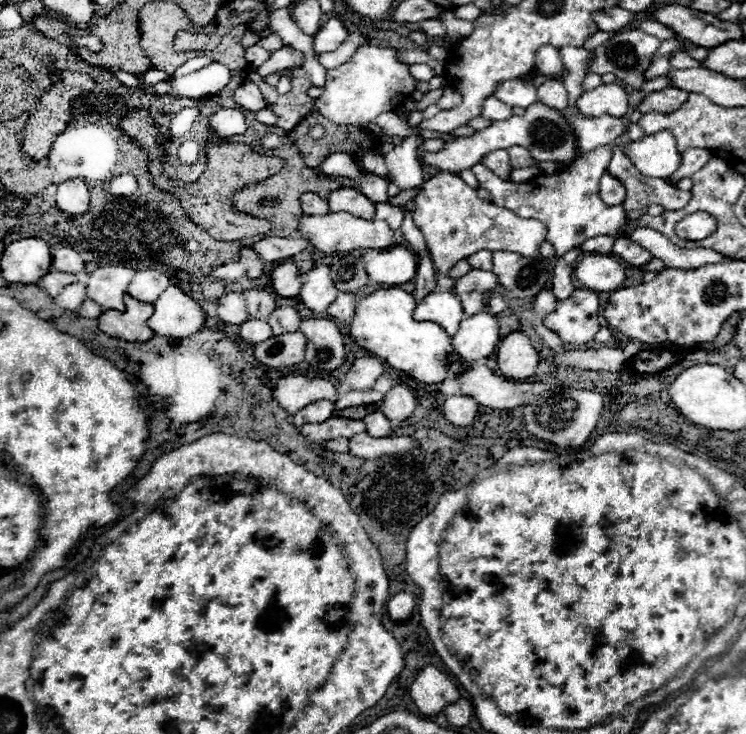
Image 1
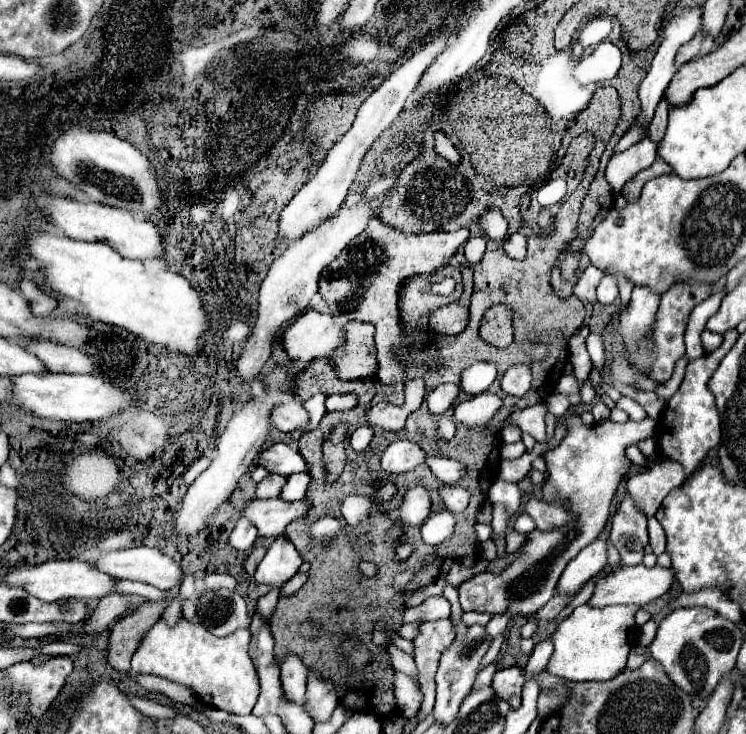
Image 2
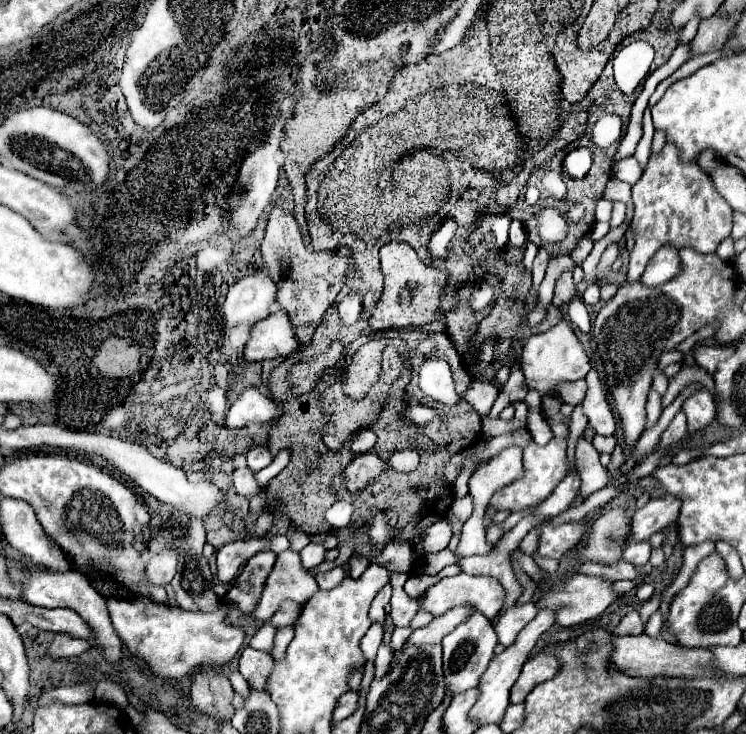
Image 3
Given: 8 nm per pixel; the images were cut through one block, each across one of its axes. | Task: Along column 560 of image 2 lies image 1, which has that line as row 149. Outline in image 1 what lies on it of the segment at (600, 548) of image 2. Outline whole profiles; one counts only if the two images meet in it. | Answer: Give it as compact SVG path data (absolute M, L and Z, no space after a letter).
M600 116L600 118L570 118L570 126L576 136L576 152L582 156L592 152L598 146L612 144L618 136L624 134L626 124L624 118Z

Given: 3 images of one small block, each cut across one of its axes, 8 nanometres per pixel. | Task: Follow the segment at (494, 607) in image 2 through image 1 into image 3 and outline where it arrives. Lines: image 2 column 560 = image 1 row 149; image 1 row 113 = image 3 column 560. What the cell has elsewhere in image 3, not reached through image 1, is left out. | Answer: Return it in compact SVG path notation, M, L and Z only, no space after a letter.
M544 522L536 554L560 560L564 554L574 550L574 546L582 542L582 538L584 538L584 526L582 524L566 522L560 526L550 526Z

